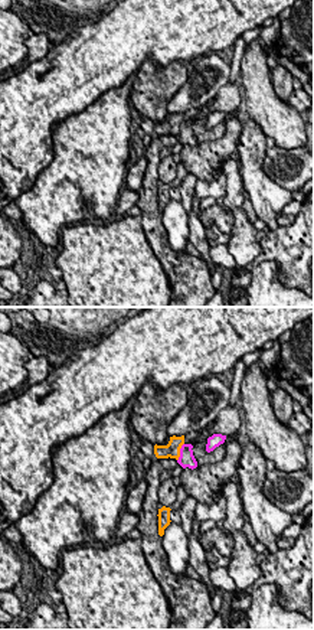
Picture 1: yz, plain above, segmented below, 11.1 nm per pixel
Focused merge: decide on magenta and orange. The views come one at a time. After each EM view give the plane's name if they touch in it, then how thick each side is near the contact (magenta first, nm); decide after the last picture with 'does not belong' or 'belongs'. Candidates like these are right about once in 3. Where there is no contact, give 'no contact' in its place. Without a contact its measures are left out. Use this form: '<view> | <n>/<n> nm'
yz | 170/170 nm

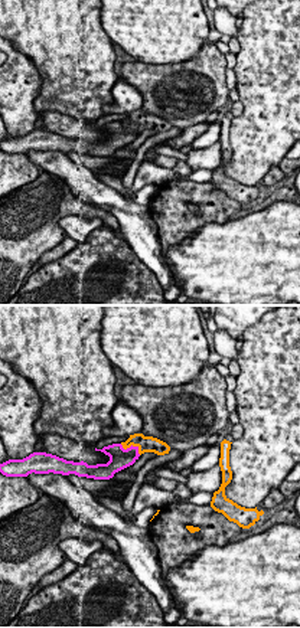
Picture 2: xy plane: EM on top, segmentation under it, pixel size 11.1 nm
xy | 240/190 nm

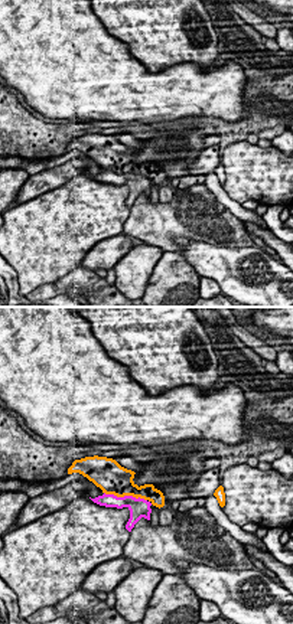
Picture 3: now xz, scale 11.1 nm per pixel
xz | 220/340 nm

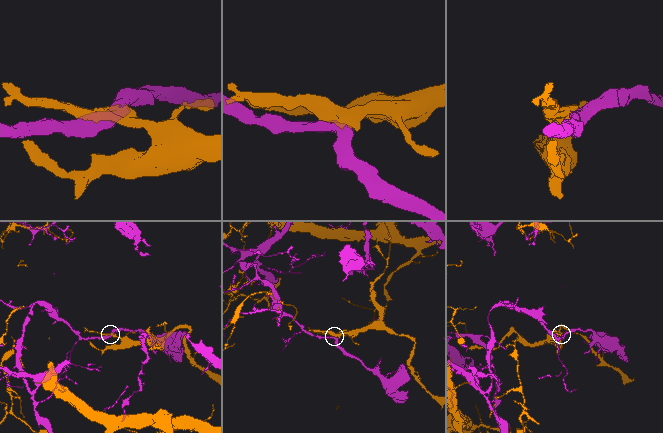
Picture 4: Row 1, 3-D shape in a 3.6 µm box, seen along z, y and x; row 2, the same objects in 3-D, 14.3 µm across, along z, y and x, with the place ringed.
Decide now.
does not belong

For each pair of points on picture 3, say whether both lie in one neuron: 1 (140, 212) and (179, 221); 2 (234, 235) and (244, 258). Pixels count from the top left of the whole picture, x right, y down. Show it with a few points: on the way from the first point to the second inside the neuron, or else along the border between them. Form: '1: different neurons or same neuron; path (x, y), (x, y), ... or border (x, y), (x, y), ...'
1: same neuron; path (150, 221), (169, 221)
2: different neurons; border (207, 242), (225, 247), (253, 245)

